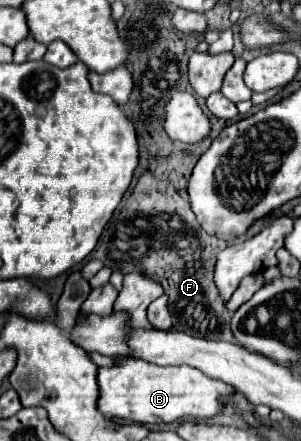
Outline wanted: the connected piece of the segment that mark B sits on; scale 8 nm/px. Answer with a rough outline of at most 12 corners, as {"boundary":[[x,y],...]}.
{"boundary":[[123,357],[97,409],[141,425],[213,417],[227,383]]}

